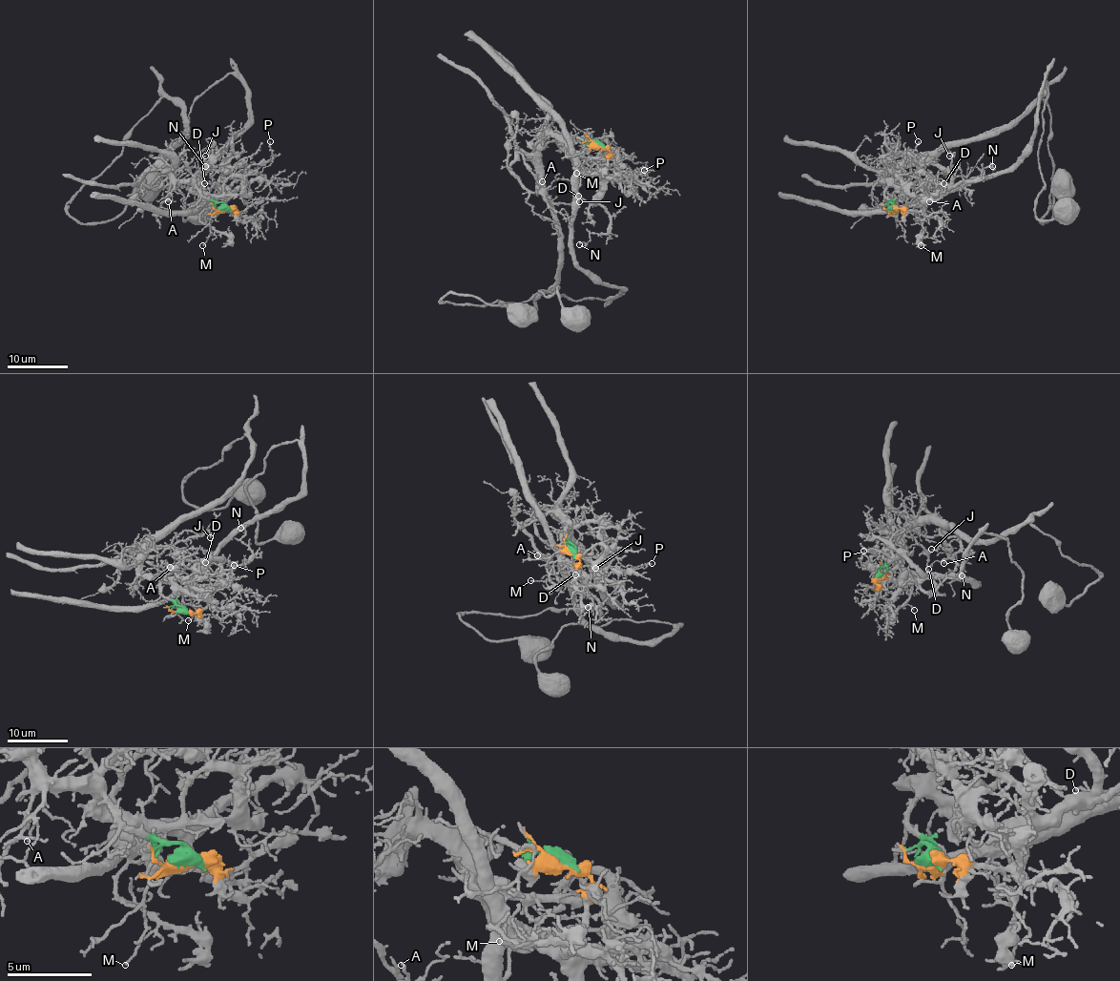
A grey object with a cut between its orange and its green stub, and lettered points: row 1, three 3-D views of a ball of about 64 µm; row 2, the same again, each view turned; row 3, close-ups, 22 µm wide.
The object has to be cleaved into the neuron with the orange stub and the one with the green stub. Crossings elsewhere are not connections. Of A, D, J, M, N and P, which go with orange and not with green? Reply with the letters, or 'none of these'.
D, M, N, P

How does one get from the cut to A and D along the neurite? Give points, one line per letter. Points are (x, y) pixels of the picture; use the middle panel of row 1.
A: (598, 145), (578, 137), (551, 135), (530, 154), (518, 151), (510, 172), (532, 192), (544, 189), (543, 181)
D: (598, 146), (609, 151), (601, 189), (591, 200), (578, 197)

